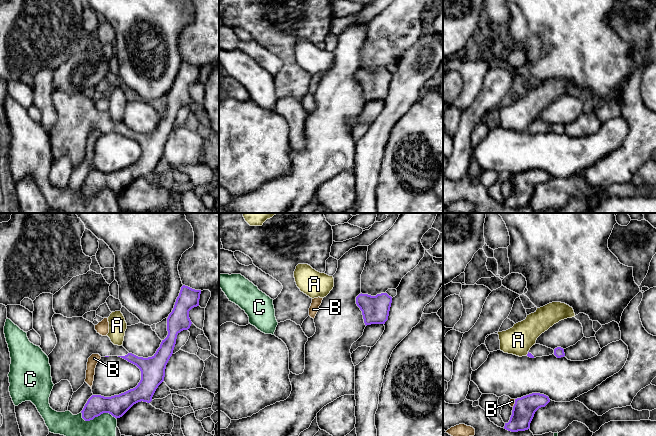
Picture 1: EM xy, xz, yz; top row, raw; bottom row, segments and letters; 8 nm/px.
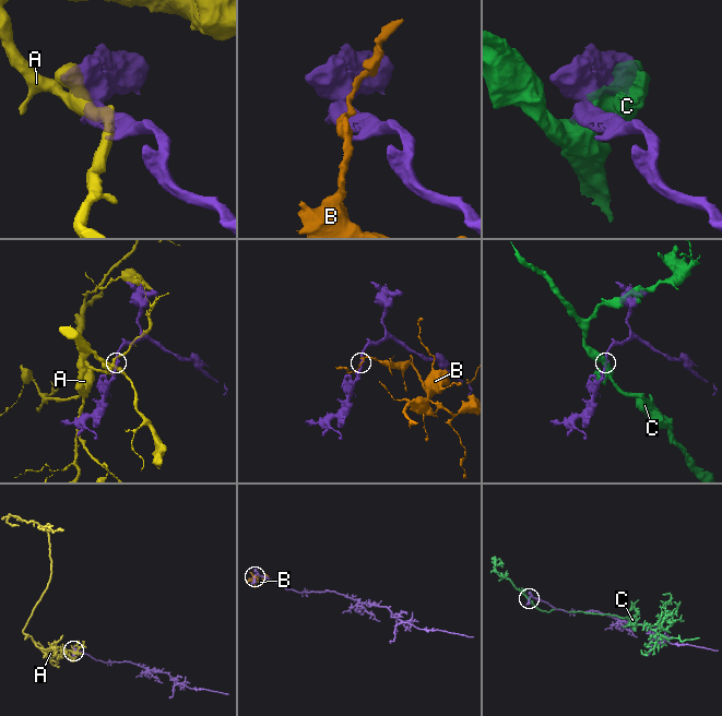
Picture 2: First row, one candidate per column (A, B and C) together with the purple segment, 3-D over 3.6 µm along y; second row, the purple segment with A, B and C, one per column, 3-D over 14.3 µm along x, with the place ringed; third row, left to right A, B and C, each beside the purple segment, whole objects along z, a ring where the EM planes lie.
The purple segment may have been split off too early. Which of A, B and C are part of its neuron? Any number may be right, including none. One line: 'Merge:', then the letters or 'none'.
Merge: none

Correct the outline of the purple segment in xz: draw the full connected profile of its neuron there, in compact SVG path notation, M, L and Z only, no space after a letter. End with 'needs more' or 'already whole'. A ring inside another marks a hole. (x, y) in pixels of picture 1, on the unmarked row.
M387 69L371 72L359 70L356 73L356 80L362 87L365 101L385 100L388 96L392 73Z; already whole

